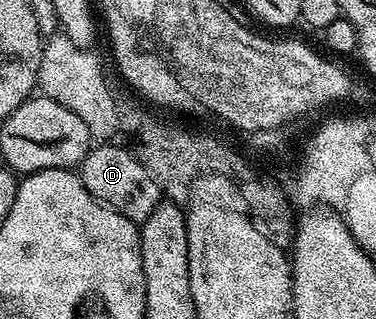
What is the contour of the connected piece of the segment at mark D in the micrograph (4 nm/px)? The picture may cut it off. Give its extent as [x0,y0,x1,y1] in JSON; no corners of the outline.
[79,144,163,223]

